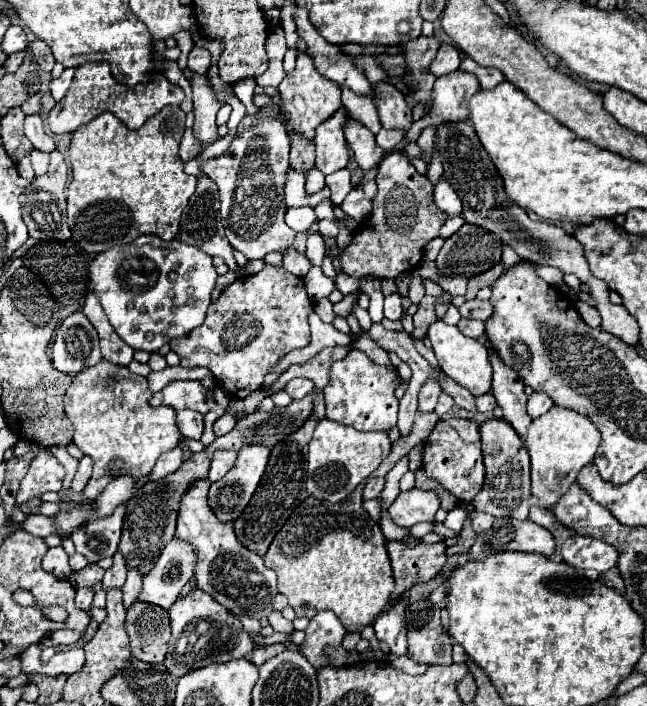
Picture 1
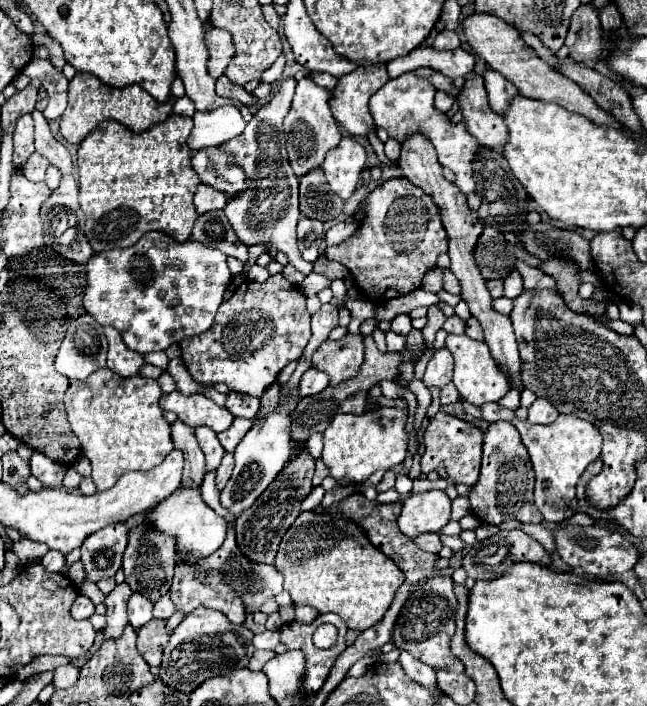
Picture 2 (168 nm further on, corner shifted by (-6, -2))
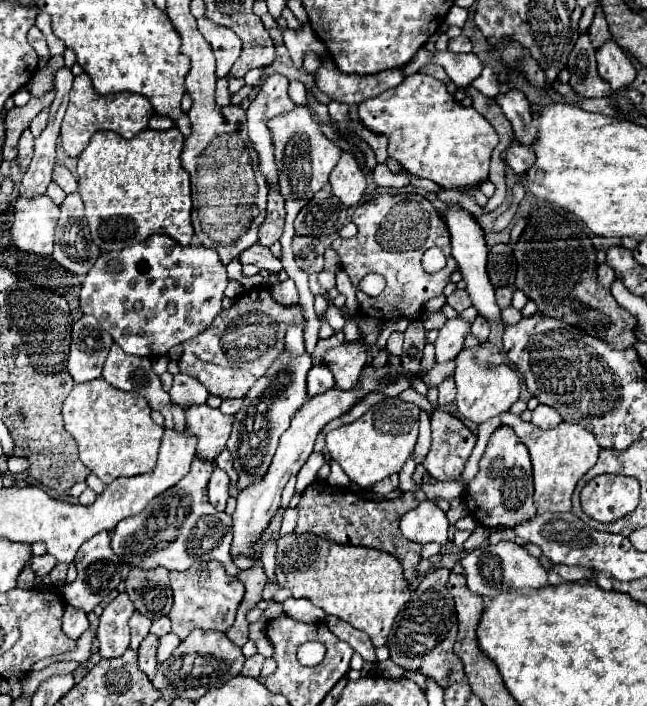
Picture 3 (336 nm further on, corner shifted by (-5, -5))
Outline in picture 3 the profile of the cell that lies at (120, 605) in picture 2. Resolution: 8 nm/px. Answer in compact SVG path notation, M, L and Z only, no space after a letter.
M120 593L102 613L100 627L98 627L98 641L100 641L100 655L104 659L122 657L128 643L130 643L130 629L128 619L134 613L134 605L126 593Z

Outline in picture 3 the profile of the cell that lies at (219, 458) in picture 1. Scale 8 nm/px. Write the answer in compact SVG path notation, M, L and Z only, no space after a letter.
M216 467L210 481L208 481L208 499L216 509L224 509L228 501L228 475Z

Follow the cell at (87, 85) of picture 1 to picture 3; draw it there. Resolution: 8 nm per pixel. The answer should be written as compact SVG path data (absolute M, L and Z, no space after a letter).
M82 73L74 79L72 91L70 91L70 105L66 109L66 115L62 121L62 131L60 131L62 147L64 147L66 155L70 155L70 157L78 157L86 149L90 137L96 131L116 131L124 139L130 139L130 137L138 135L142 129L146 129L148 119L154 115L154 109L144 95L134 95L134 93L98 95L92 89L94 87L92 87L90 75Z

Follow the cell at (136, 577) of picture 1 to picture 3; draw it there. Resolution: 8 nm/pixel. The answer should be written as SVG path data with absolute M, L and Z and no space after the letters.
M132 615L130 617L130 631L132 631L132 641L130 641L130 649L138 649L140 647L140 643L142 643L142 639L148 635L148 631L150 631L150 625L152 625L152 621L150 619L146 619L144 615Z

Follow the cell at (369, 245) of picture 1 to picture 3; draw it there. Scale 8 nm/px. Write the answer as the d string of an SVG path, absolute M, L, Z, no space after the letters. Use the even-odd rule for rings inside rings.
M416 193L376 195L368 203L356 207L352 223L358 227L358 233L352 239L336 239L332 243L352 285L358 287L360 279L370 271L386 277L386 289L378 297L368 297L366 293L356 291L360 313L378 321L390 321L394 317L420 319L426 301L442 295L450 275L458 271L458 263L450 253L450 231L440 213L430 201ZM430 247L440 247L448 259L446 267L438 273L426 273L422 267L422 255Z

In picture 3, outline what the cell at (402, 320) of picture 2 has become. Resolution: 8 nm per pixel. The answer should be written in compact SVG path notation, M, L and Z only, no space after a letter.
M392 333L388 339L388 345L386 345L386 351L390 355L400 355L402 353L402 341L404 341L402 333Z

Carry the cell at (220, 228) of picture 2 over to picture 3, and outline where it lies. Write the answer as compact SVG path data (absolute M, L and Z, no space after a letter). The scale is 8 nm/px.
M254 245L250 249L246 249L242 255L240 255L240 261L242 263L252 263L260 269L266 269L270 273L280 273L282 271L282 263L278 257L272 255L272 251L268 247L262 247L262 245Z

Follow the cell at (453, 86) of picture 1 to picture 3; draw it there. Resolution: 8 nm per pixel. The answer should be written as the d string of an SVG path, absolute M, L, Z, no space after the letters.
M512 141L512 145L510 145L508 151L506 151L506 163L514 169L514 173L526 175L528 169L534 165L536 155L534 155L534 151L530 151L530 149L532 149L532 147L526 147L526 145L520 145L520 143Z

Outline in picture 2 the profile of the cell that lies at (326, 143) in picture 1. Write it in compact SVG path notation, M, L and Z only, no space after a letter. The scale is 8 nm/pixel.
M341 138L341 142L327 152L321 168L325 172L331 190L339 198L347 200L357 188L363 166L365 166L365 148L353 138Z

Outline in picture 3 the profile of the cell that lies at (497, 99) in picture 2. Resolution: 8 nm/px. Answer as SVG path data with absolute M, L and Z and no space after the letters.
M508 91L496 97L498 105L502 107L506 119L512 123L514 129L514 139L524 143L524 145L532 145L538 139L538 127L532 119L530 113L530 103L524 97L524 93L520 91Z

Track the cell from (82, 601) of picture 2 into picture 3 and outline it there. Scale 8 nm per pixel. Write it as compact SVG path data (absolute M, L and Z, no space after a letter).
M66 605L66 611L64 611L64 623L62 623L62 631L66 637L70 639L80 639L80 635L90 627L88 623L88 617L84 611L78 611L76 607L70 607Z

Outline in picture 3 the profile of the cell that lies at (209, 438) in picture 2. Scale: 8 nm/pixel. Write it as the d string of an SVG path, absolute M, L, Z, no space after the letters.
M194 459L184 479L180 479L162 495L154 497L142 513L122 519L114 527L110 547L118 555L120 563L140 569L164 567L168 571L186 571L194 563L214 559L226 567L228 575L236 577L240 573L240 569L230 559L232 515L216 511L206 495L210 471L214 471L214 463Z

